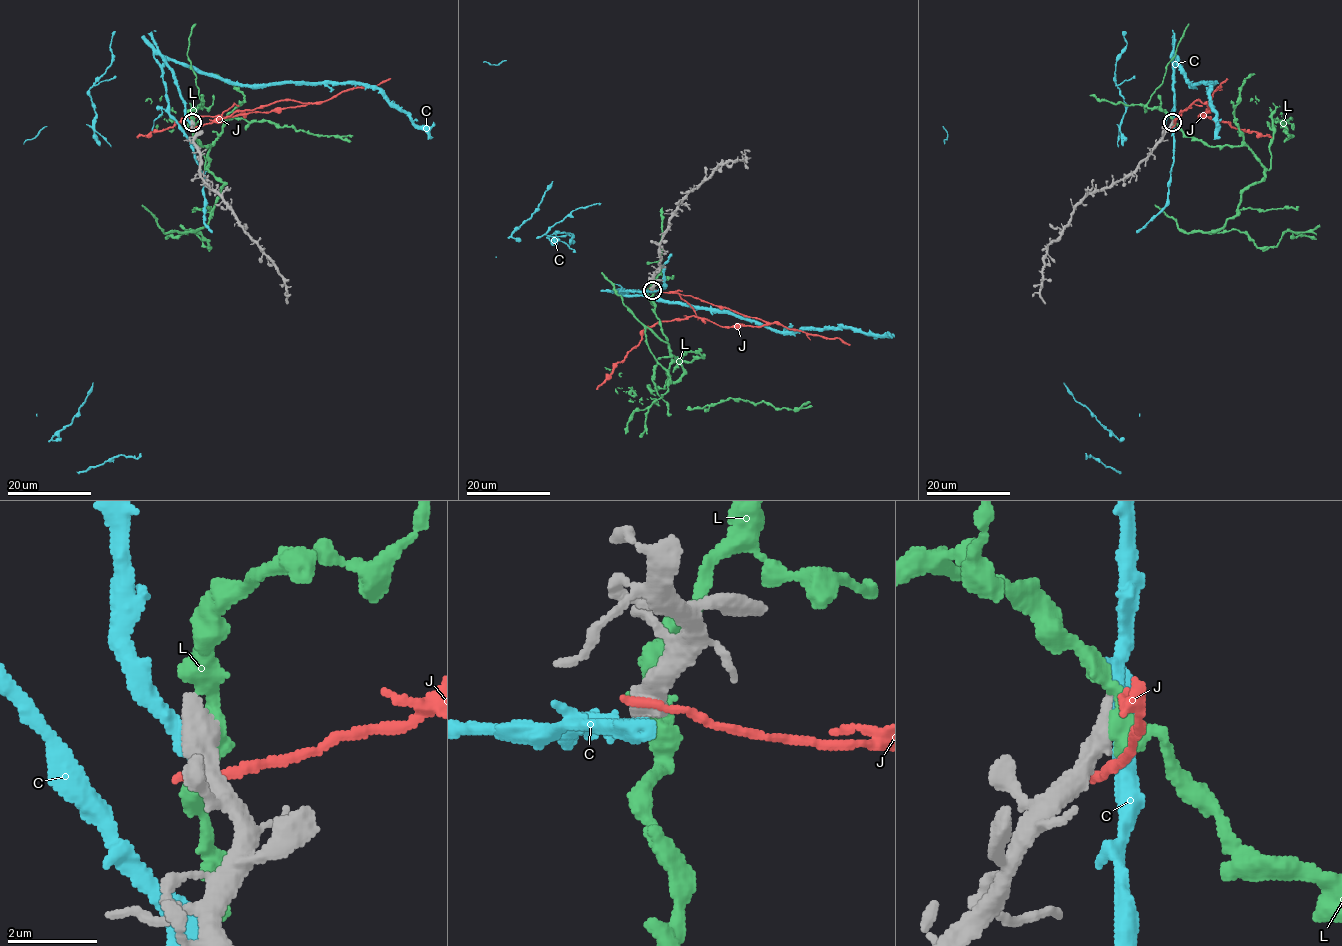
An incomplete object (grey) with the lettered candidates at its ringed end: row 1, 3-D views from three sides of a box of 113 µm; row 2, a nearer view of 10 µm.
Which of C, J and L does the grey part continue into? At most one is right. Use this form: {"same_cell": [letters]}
{"same_cell": []}

